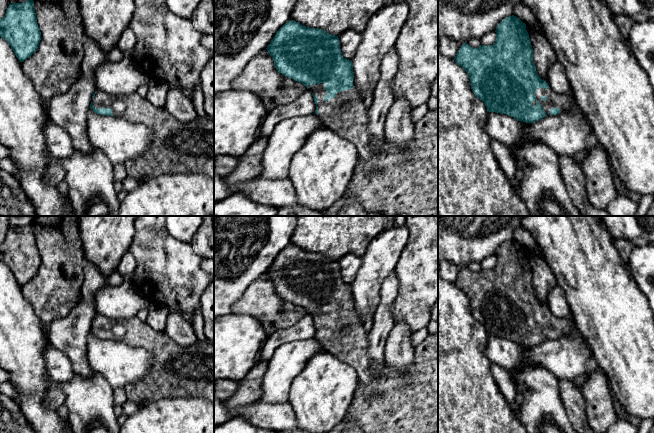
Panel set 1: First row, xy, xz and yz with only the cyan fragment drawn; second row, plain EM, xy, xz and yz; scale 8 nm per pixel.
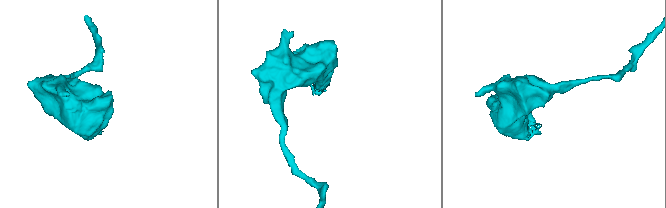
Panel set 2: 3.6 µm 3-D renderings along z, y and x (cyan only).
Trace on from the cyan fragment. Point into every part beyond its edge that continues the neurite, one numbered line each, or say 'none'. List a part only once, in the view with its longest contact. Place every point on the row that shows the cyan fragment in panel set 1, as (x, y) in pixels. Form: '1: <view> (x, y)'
1: xz (395, 181)

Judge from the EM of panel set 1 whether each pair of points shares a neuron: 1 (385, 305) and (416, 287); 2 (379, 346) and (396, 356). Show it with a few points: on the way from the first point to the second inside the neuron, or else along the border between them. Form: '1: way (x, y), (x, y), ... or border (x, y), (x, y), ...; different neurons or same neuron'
1: border (397, 277), (398, 292), (391, 307), (394, 322); different neurons
2: border (393, 327), (386, 341), (384, 361); different neurons

